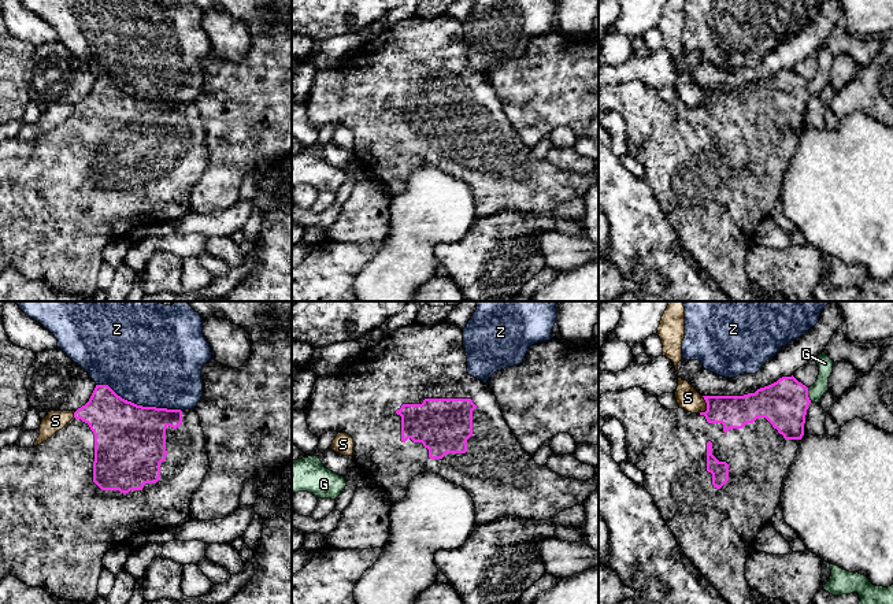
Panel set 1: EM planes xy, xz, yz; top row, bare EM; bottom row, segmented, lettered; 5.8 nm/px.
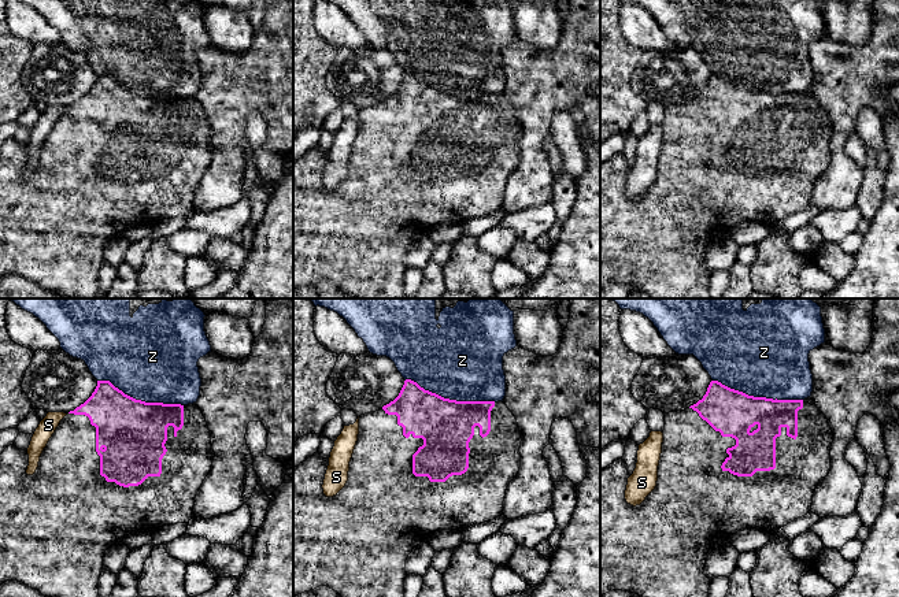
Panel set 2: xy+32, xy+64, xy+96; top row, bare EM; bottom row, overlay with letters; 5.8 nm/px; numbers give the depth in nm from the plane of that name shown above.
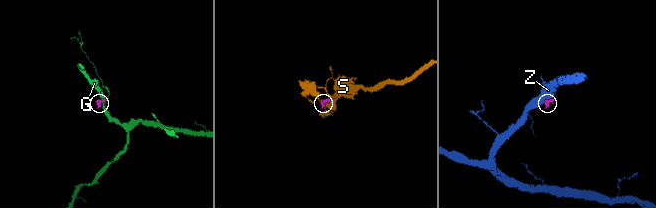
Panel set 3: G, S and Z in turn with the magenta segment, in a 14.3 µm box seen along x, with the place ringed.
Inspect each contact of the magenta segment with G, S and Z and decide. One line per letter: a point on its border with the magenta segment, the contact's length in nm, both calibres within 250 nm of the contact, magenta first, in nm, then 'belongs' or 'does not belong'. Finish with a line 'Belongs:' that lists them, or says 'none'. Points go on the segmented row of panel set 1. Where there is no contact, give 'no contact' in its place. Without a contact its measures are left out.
G: yz (807, 395) | 80 nm | 280/90 nm | does not belong
S: yz (707, 407) | 110 nm | 190/140 nm | does not belong
Z: xy (139, 406) | 550 nm | 420/480 nm | does not belong
Belongs: none

